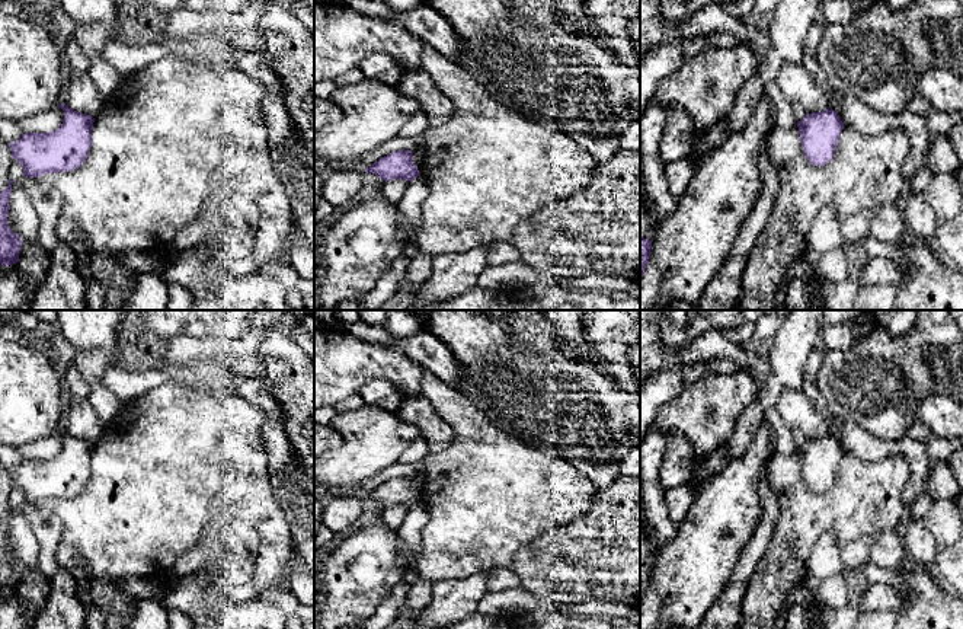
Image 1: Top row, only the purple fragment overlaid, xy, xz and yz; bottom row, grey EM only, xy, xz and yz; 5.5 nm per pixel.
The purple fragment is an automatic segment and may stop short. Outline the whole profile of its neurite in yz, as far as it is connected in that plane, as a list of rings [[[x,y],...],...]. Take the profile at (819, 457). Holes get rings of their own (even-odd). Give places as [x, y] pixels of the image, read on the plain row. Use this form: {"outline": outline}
{"outline": [[[834,435],[806,440],[797,453],[803,479],[812,492],[825,492],[834,485],[845,453]]]}

